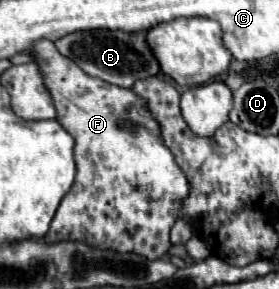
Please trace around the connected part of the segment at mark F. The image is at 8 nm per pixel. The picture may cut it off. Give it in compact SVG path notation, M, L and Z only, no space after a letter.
M47 40L35 42L33 56L43 74L43 84L53 96L57 122L75 138L73 152L77 164L75 182L61 200L45 240L51 238L51 242L57 242L59 238L79 238L83 242L91 242L91 246L103 246L105 250L115 250L121 254L135 252L147 260L161 258L171 246L169 232L179 218L179 202L187 196L189 186L185 174L175 164L173 154L163 144L159 126L155 126L155 120L151 114L147 114L143 100L129 88L111 86L109 82L83 74L75 62L63 58Z

